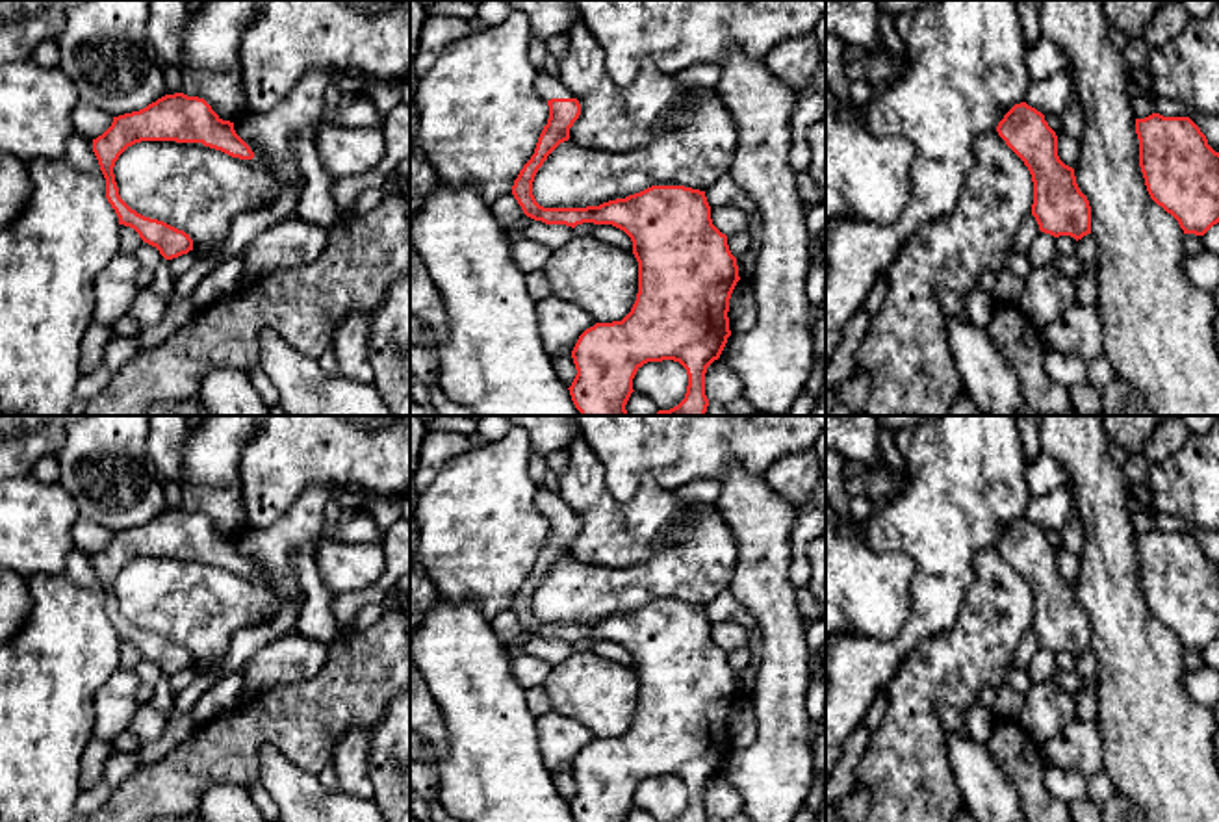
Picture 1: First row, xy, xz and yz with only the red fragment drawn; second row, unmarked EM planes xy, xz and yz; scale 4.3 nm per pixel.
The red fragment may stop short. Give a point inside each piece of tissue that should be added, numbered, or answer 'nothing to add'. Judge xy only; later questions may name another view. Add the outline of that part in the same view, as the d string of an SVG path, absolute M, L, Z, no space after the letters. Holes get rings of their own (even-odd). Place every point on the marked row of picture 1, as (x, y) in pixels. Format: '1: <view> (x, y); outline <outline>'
nothing to add

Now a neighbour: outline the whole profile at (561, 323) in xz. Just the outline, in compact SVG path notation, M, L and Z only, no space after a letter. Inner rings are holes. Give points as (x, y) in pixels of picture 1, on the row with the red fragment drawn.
M555 293L536 301L542 345L551 356L571 354L579 336L596 325L596 319L581 306Z

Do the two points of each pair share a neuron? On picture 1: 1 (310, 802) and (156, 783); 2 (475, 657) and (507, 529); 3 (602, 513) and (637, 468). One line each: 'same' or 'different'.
1: different
2: different
3: different

